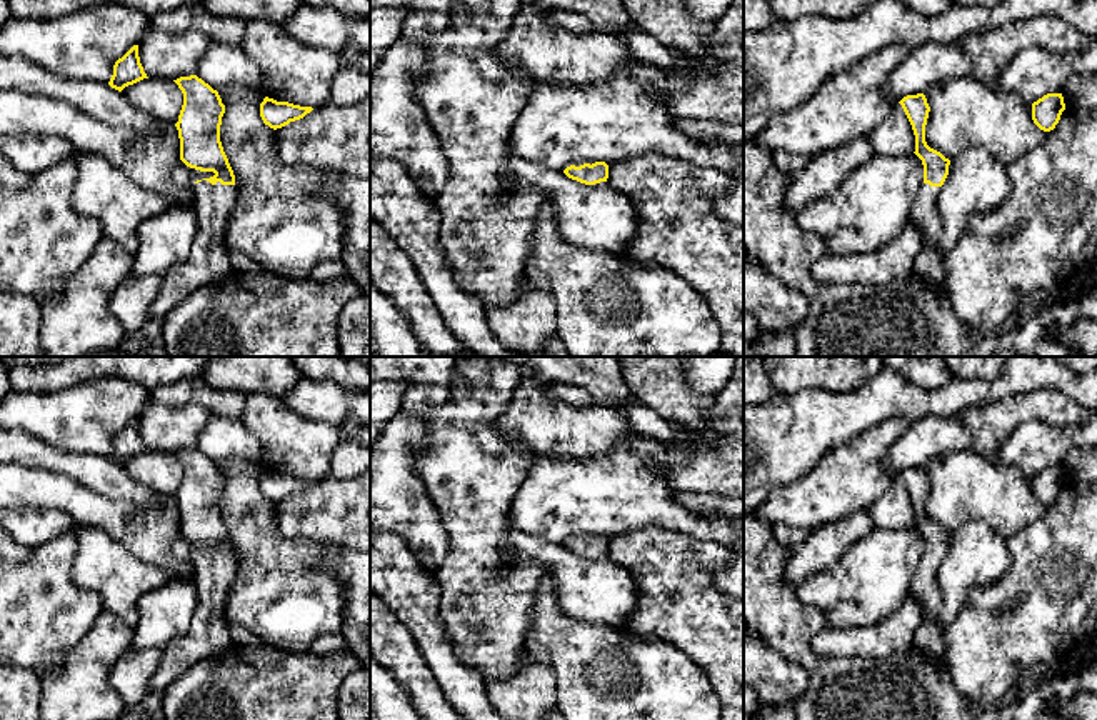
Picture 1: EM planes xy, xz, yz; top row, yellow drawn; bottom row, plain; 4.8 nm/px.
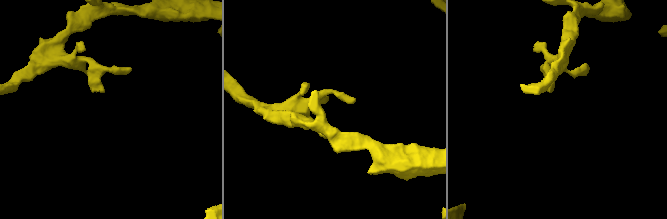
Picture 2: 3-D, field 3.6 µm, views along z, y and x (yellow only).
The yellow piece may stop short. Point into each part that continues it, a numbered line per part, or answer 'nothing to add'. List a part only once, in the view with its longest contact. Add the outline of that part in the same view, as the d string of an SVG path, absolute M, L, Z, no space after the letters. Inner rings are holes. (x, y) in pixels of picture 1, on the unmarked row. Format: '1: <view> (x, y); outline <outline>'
1: xy (209, 635); outline M207 553L195 557L193 583L198 605L187 633L173 638L162 648L162 660L153 673L148 692L163 692L175 678L197 662L213 658L233 642L225 622L225 603L237 570L235 558L212 558Z

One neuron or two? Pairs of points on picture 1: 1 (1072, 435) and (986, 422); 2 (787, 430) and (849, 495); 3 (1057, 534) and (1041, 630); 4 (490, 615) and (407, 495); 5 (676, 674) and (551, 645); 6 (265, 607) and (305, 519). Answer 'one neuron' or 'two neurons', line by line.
1: two neurons
2: two neurons
3: one neuron
4: two neurons
5: one neuron
6: two neurons

